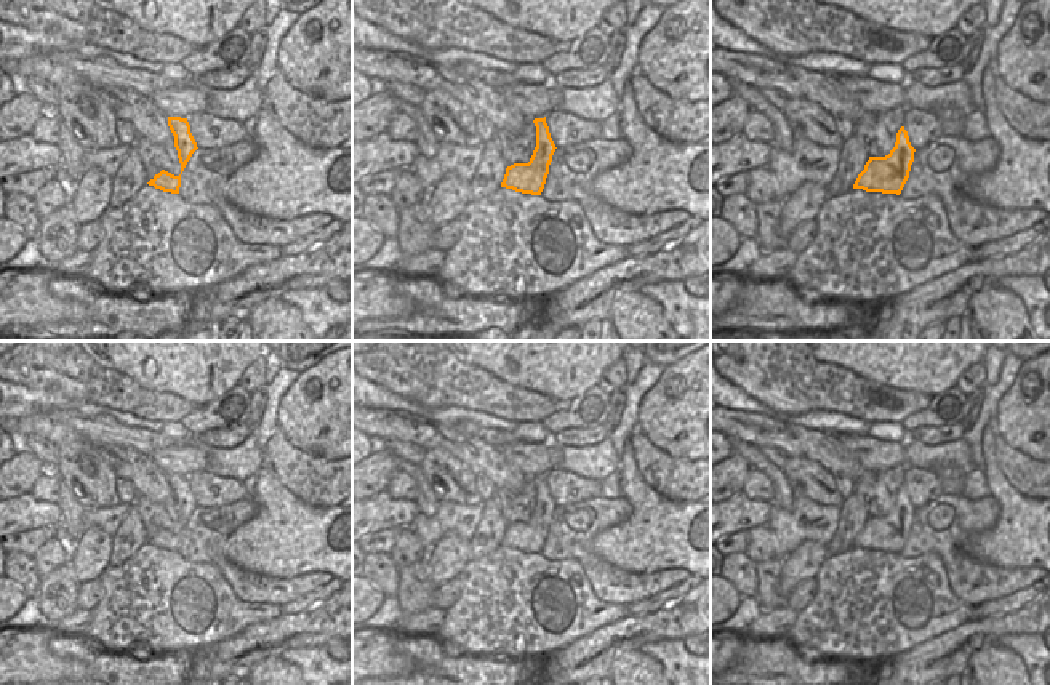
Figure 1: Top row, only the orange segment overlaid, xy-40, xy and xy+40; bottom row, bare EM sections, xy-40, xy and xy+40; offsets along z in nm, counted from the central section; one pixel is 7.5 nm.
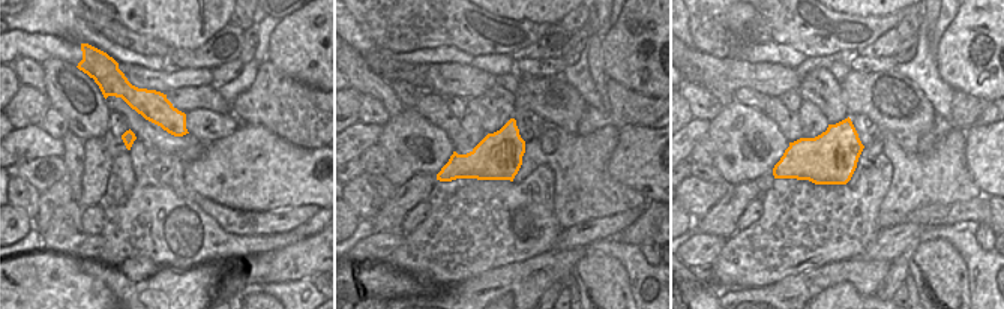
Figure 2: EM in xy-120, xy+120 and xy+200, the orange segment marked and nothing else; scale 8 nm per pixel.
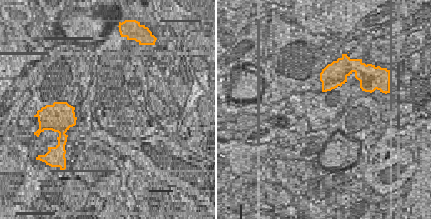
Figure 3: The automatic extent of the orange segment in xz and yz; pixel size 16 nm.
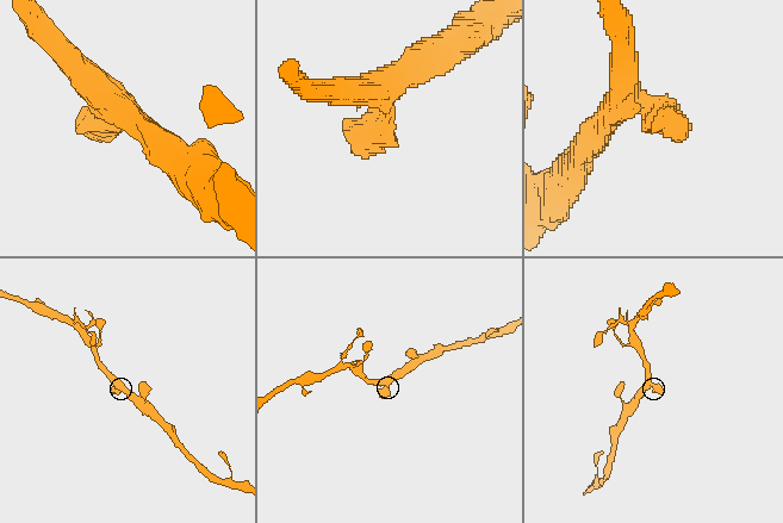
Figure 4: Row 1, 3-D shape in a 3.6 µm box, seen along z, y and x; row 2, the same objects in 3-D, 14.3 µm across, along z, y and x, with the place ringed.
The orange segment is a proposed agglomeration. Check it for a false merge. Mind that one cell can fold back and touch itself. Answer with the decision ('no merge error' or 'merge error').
no merge error

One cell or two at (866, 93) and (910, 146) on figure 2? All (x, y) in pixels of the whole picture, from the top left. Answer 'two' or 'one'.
one

